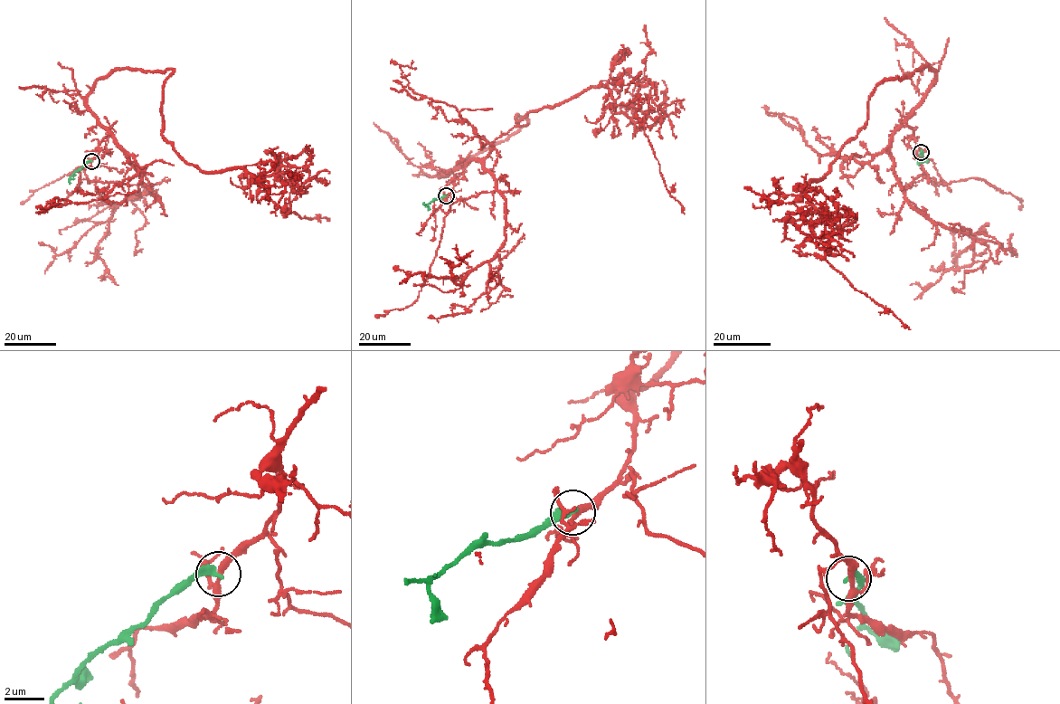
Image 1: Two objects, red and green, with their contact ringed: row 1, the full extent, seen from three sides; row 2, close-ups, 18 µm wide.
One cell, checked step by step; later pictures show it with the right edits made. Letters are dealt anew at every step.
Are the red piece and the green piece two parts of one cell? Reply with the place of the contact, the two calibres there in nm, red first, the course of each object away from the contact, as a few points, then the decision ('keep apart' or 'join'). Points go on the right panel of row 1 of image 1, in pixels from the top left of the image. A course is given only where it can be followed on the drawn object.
place (921, 152); calibres 240 and 360 nm; course red (921, 151), (906, 123), (926, 66), (876, 86), (806, 195), (839, 221), (826, 260), (910, 328); course green (921, 151), (922, 159), (918, 165); keep apart

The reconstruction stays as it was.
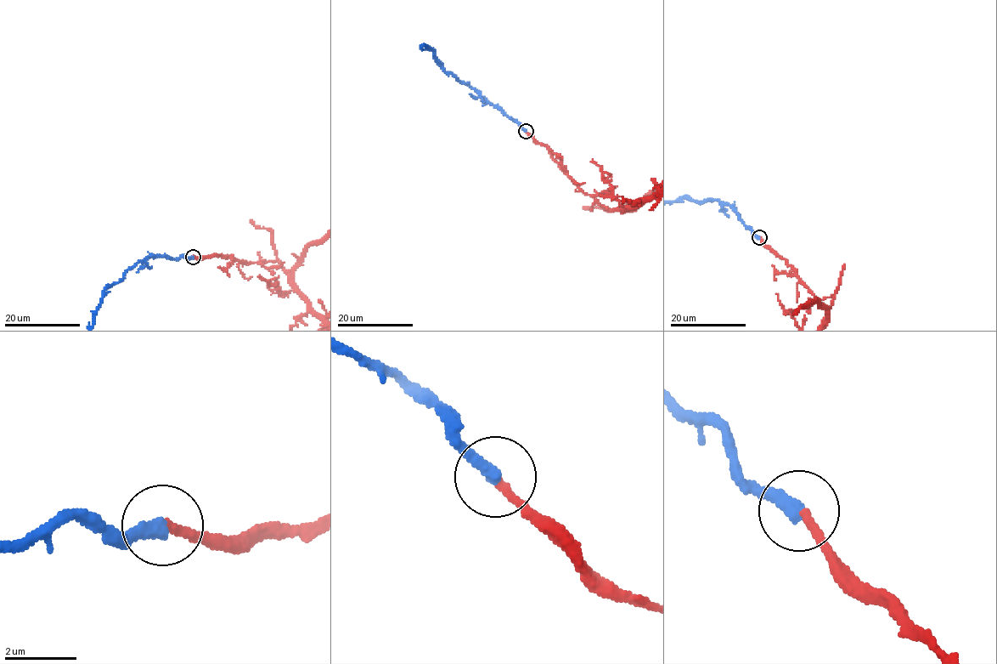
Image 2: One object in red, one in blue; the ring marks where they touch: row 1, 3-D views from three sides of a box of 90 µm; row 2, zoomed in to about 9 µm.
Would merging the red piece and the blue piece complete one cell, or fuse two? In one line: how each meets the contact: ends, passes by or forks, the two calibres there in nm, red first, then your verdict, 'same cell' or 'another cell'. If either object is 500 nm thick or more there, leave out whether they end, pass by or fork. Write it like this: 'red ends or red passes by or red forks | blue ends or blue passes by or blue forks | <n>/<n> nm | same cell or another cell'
red ends | blue ends | 240/400 nm | same cell

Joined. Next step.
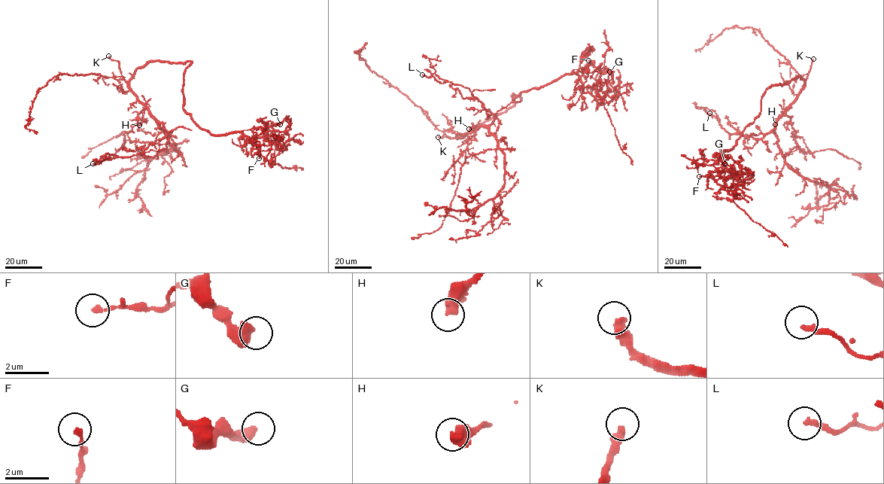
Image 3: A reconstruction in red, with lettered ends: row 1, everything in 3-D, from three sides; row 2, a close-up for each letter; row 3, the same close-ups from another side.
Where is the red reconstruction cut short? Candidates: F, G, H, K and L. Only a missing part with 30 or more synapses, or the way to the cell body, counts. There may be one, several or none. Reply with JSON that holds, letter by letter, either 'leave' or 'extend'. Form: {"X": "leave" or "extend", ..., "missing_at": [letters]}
{"F": "leave", "G": "leave", "H": "leave", "K": "extend", "L": "leave", "missing_at": ["K"]}

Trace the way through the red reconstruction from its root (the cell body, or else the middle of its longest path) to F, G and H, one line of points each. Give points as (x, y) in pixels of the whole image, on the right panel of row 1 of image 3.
F: (788, 83), (767, 89), (760, 114), (732, 149), (724, 150), (727, 170), (699, 176)
G: (788, 83), (767, 89), (760, 114), (724, 150), (726, 168), (742, 174), (730, 157), (722, 157), (724, 163)
H: (788, 83), (800, 76), (805, 81), (805, 87), (788, 107), (786, 115), (779, 116), (775, 124)

